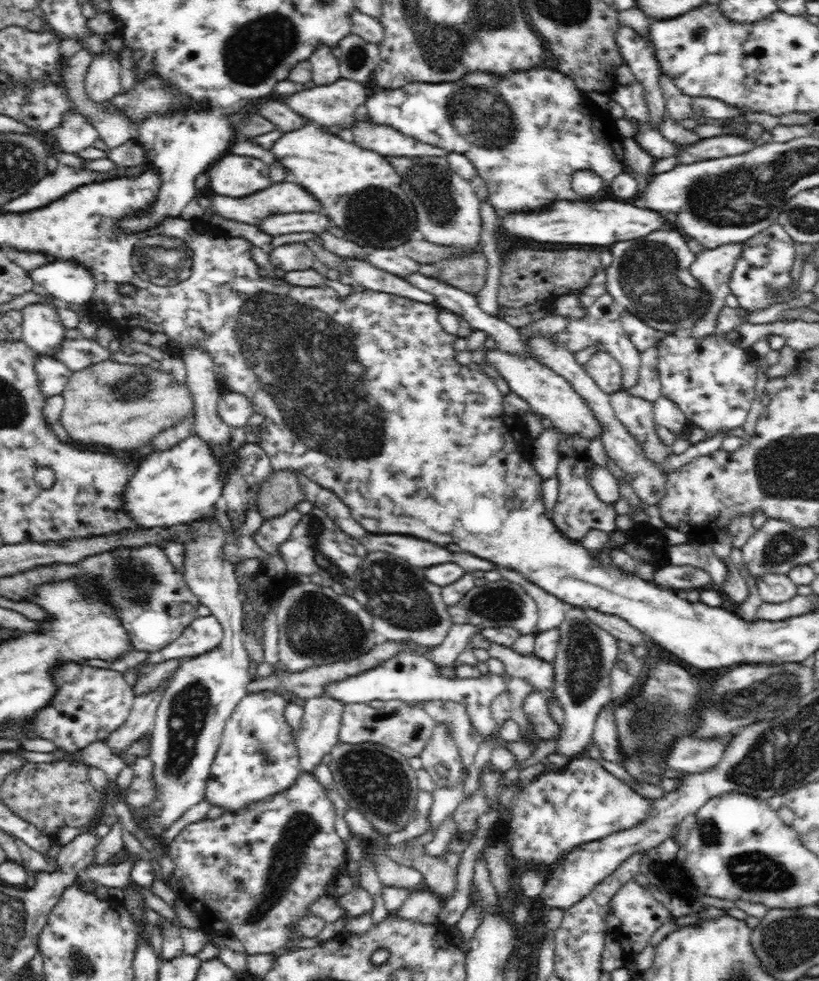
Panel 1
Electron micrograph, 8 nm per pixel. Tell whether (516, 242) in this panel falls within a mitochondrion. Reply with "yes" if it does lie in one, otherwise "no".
no

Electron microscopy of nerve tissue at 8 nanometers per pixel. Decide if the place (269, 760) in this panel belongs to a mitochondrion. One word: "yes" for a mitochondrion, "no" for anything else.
yes

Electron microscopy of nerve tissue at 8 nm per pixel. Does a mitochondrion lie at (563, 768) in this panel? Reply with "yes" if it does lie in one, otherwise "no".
no

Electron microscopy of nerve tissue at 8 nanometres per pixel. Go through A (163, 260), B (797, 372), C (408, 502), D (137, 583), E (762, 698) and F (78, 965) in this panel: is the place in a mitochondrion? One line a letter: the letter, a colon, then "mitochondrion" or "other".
A: mitochondrion
B: other
C: other
D: mitochondrion
E: mitochondrion
F: mitochondrion

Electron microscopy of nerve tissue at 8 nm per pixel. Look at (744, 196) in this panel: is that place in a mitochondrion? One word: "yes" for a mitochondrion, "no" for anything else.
yes

